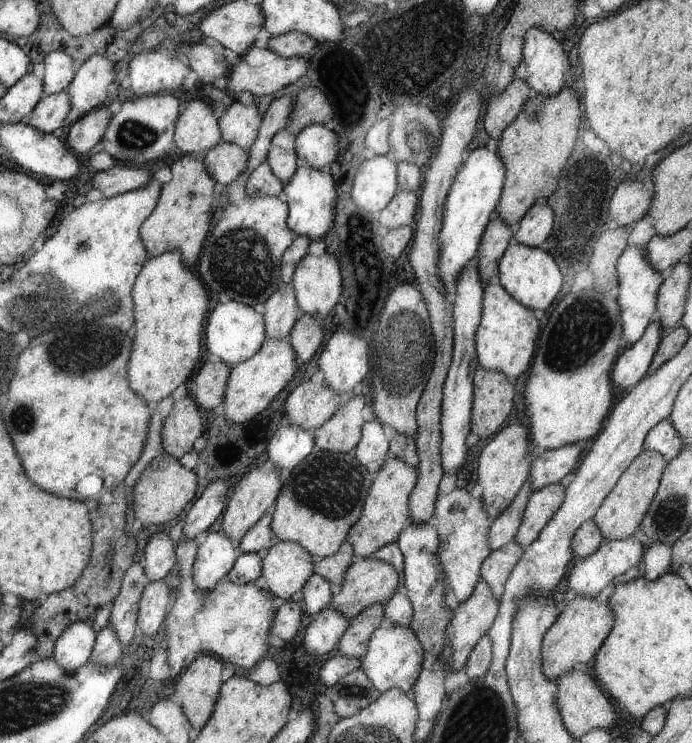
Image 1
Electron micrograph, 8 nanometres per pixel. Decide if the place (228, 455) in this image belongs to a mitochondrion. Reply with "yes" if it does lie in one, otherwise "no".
no

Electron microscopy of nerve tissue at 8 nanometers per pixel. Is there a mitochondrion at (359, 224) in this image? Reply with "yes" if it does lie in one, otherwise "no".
yes

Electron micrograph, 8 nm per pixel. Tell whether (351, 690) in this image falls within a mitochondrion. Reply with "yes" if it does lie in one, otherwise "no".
yes

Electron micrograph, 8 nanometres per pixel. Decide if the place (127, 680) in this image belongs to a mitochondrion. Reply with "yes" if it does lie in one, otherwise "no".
no

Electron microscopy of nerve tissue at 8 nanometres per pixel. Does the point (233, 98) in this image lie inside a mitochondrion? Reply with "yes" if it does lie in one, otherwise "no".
no

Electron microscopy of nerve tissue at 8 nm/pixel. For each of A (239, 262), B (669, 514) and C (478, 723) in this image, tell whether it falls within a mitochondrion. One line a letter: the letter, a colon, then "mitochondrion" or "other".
A: mitochondrion
B: mitochondrion
C: mitochondrion

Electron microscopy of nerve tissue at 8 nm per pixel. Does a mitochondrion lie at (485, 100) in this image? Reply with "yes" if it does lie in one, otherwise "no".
no

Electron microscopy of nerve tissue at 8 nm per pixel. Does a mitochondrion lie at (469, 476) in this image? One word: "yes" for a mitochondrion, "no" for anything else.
no

